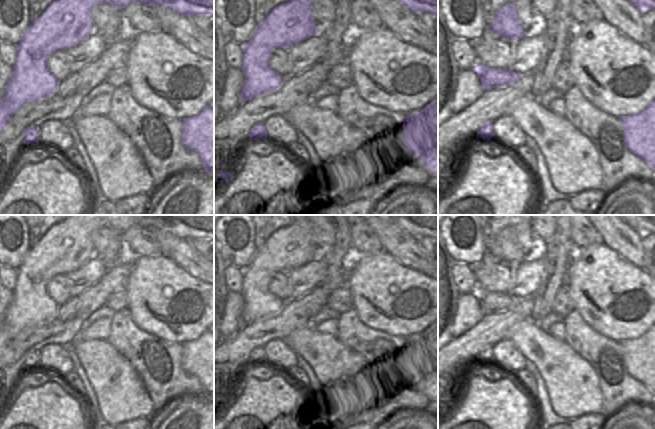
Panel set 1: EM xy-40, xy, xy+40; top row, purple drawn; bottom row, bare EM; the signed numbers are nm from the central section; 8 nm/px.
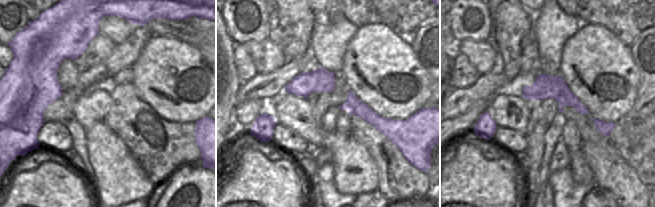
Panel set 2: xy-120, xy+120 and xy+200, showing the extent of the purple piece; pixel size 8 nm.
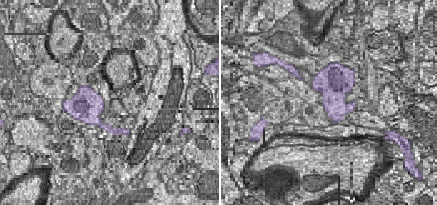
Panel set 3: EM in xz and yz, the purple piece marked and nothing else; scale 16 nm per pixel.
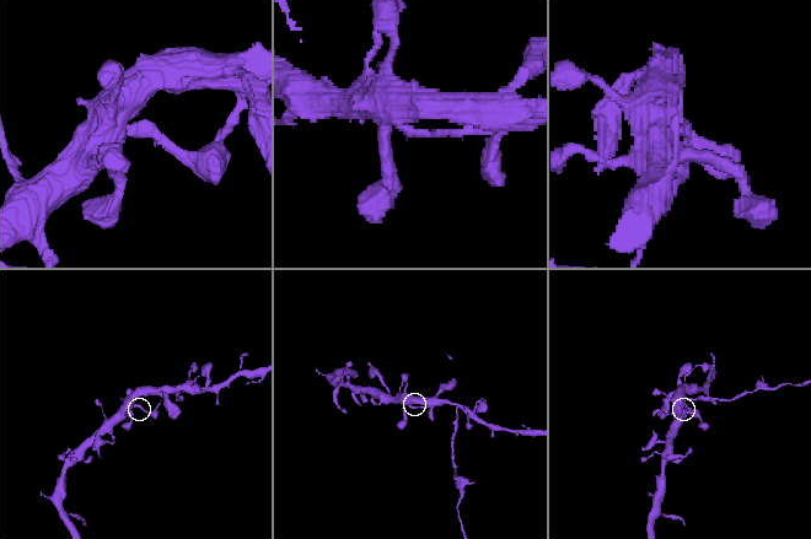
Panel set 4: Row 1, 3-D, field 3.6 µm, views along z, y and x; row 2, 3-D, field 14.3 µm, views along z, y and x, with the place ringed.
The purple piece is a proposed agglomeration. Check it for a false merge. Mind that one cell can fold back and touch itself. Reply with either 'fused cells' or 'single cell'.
single cell

